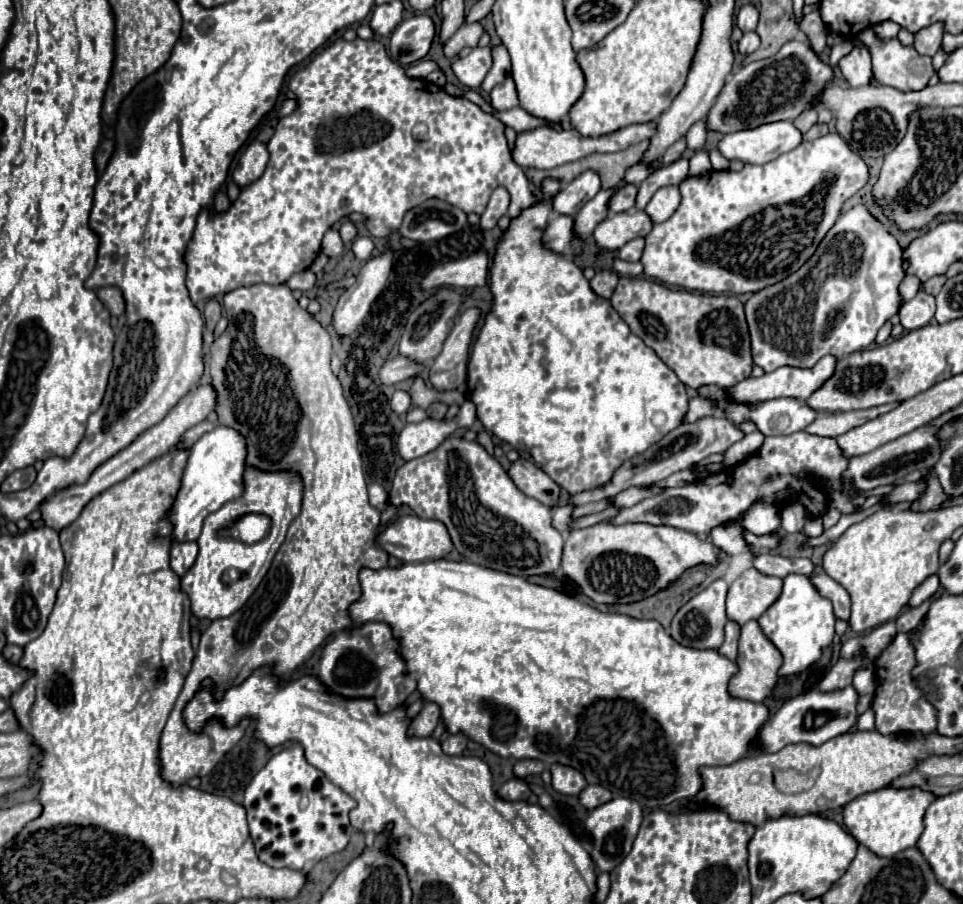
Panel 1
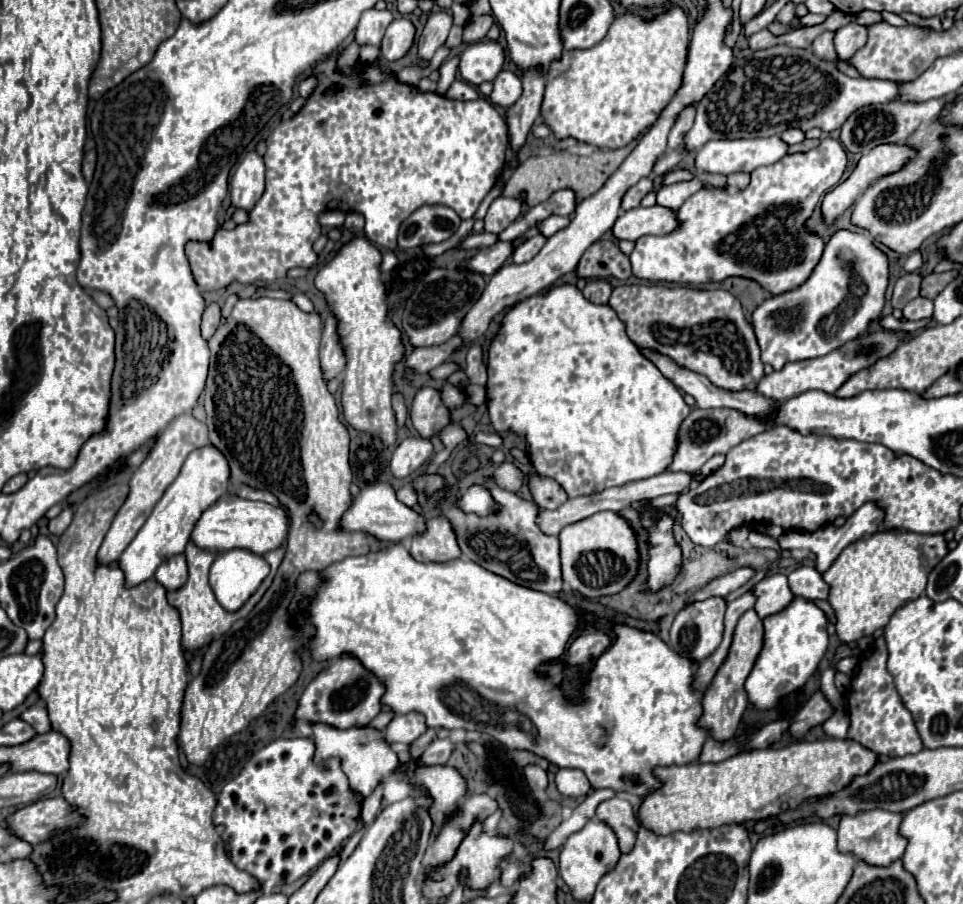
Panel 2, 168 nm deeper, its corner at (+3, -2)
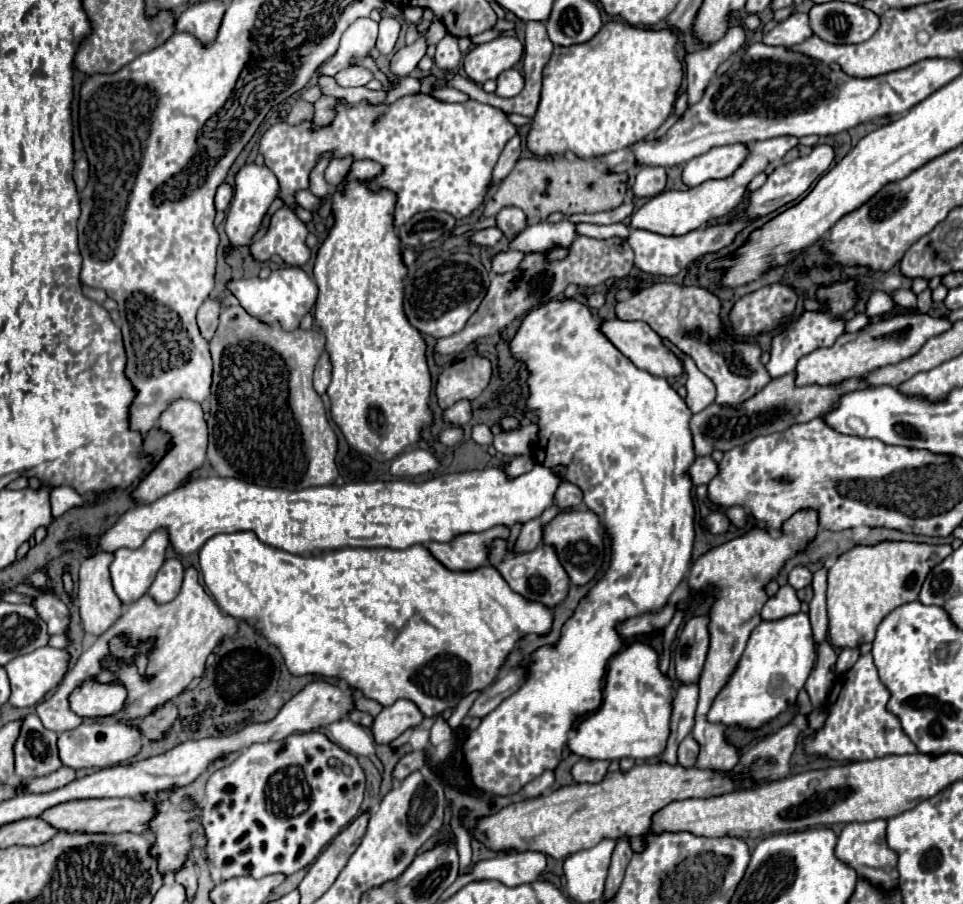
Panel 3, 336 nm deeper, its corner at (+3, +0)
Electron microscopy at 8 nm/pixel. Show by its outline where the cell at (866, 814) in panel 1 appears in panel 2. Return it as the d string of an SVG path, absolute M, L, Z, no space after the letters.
M880 808L858 812L856 816L842 816L838 828L838 850L854 854L856 858L860 858L870 866L890 866L894 860L898 860L904 854L908 844L898 834L900 822L902 822L902 814L894 814Z

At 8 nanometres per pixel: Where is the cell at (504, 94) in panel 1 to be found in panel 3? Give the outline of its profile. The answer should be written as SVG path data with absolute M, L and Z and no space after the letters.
M514 68L502 72L496 82L498 82L496 94L502 96L502 98L512 98L512 96L520 94L522 88L524 88L524 78L522 78L522 74L520 74L518 70L514 70Z

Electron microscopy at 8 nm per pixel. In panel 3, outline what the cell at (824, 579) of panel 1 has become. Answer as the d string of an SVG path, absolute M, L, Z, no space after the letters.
M796 566L790 574L788 574L788 584L796 590L806 588L812 584L812 572L806 566Z

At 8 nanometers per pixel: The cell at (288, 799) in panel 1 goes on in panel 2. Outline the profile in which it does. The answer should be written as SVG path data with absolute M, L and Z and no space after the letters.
M278 738L256 750L240 774L216 796L218 804L212 820L216 826L224 828L220 838L228 848L230 860L238 870L248 872L262 884L292 884L300 876L316 870L320 862L344 846L344 840L352 836L358 826L362 796L348 786L348 778L340 768L340 758L314 764L314 750L312 738Z

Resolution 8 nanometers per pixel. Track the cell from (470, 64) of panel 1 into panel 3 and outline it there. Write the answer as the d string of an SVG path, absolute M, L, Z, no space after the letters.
M498 36L486 44L470 48L462 60L462 66L470 80L484 84L486 80L496 80L500 72L512 68L520 60L522 50L524 46L518 38Z

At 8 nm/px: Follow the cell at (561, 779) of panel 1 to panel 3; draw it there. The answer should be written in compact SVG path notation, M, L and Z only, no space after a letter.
M580 760L572 766L570 774L572 774L574 782L578 782L578 784L596 784L606 776L606 770L608 770L608 762Z

